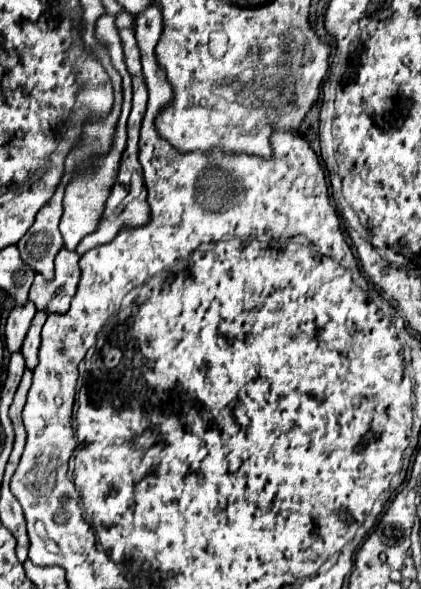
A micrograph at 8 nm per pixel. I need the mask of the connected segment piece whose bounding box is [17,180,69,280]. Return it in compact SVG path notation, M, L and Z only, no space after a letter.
M61 180L49 204L45 204L39 210L35 224L17 244L23 262L27 262L45 280L53 280L55 274L53 260L57 252L63 248L63 238L59 234L59 220L63 214L63 194L67 184L69 184L67 180Z

